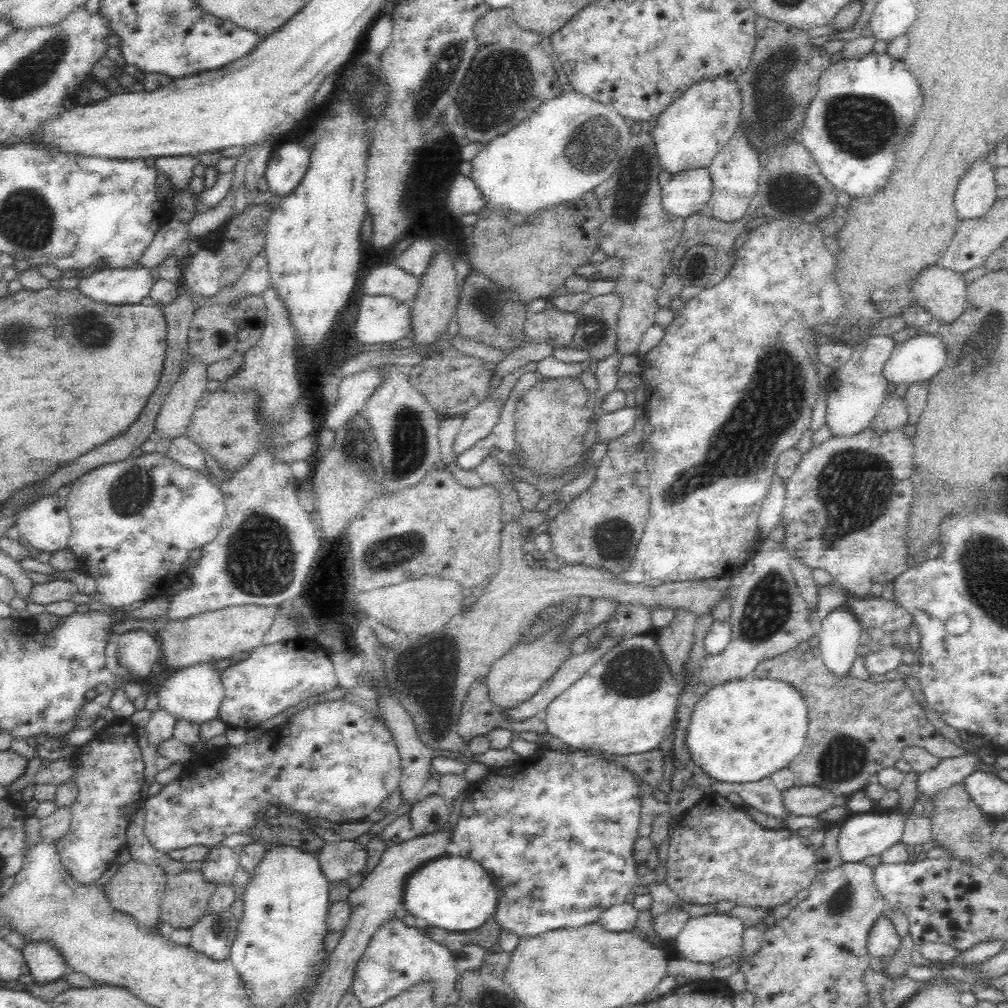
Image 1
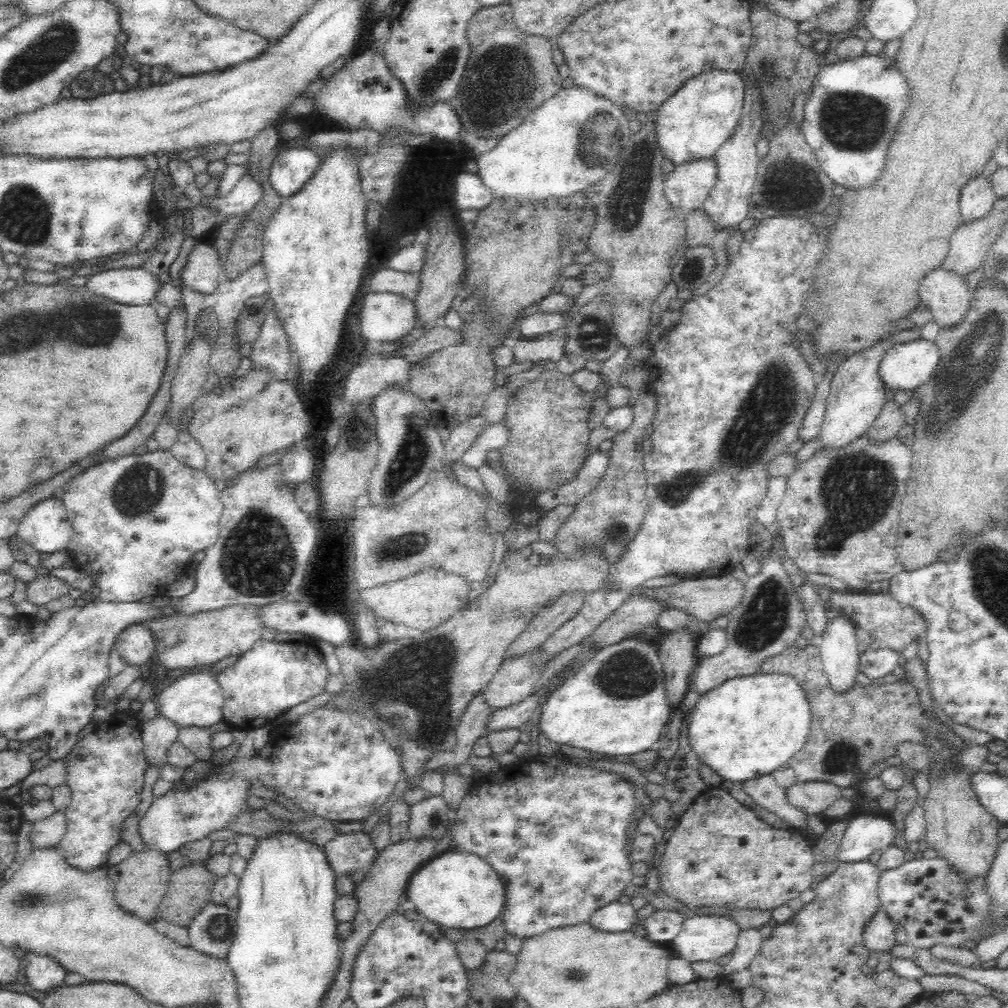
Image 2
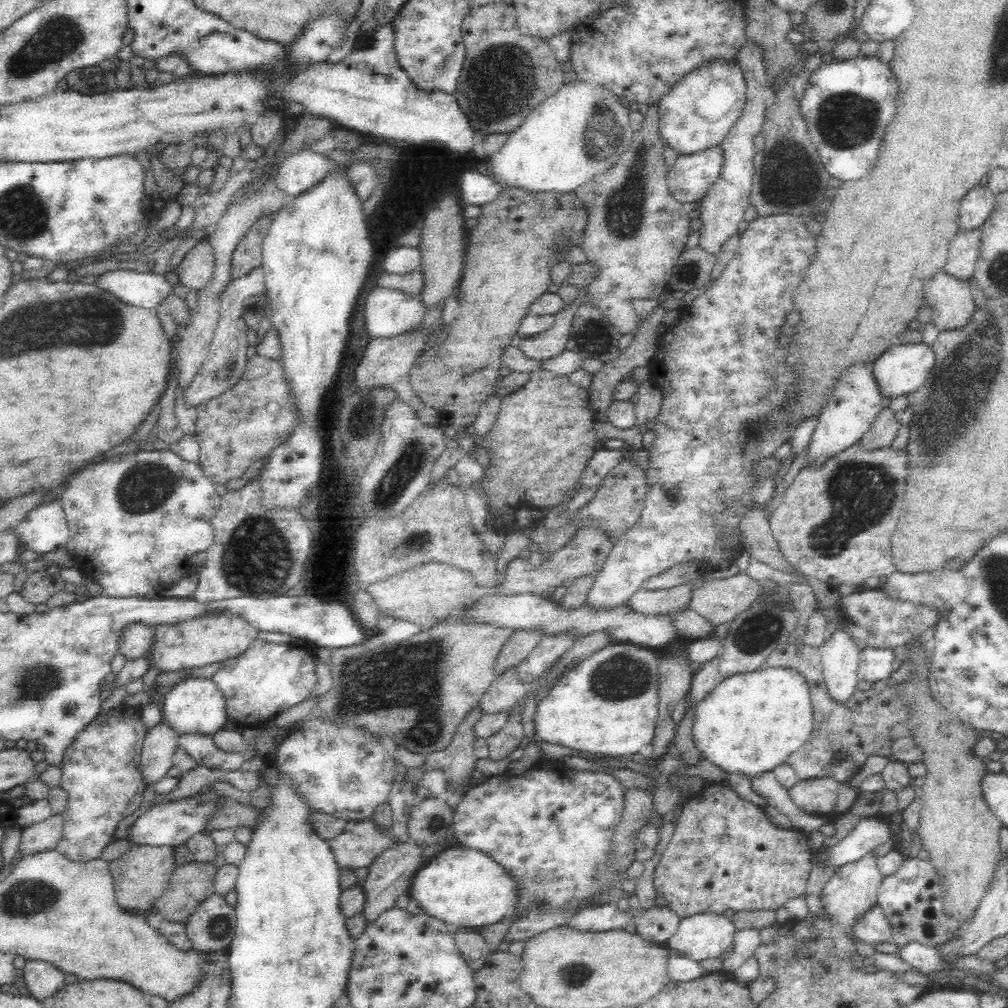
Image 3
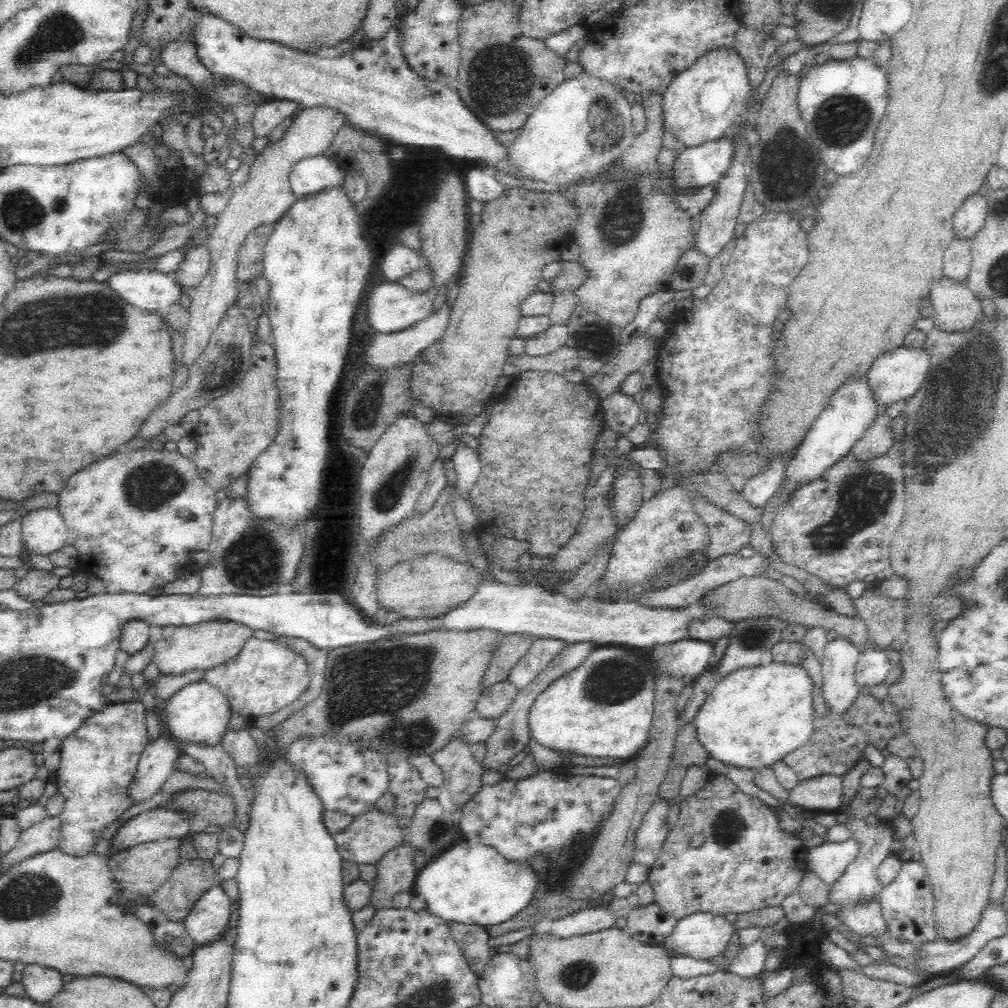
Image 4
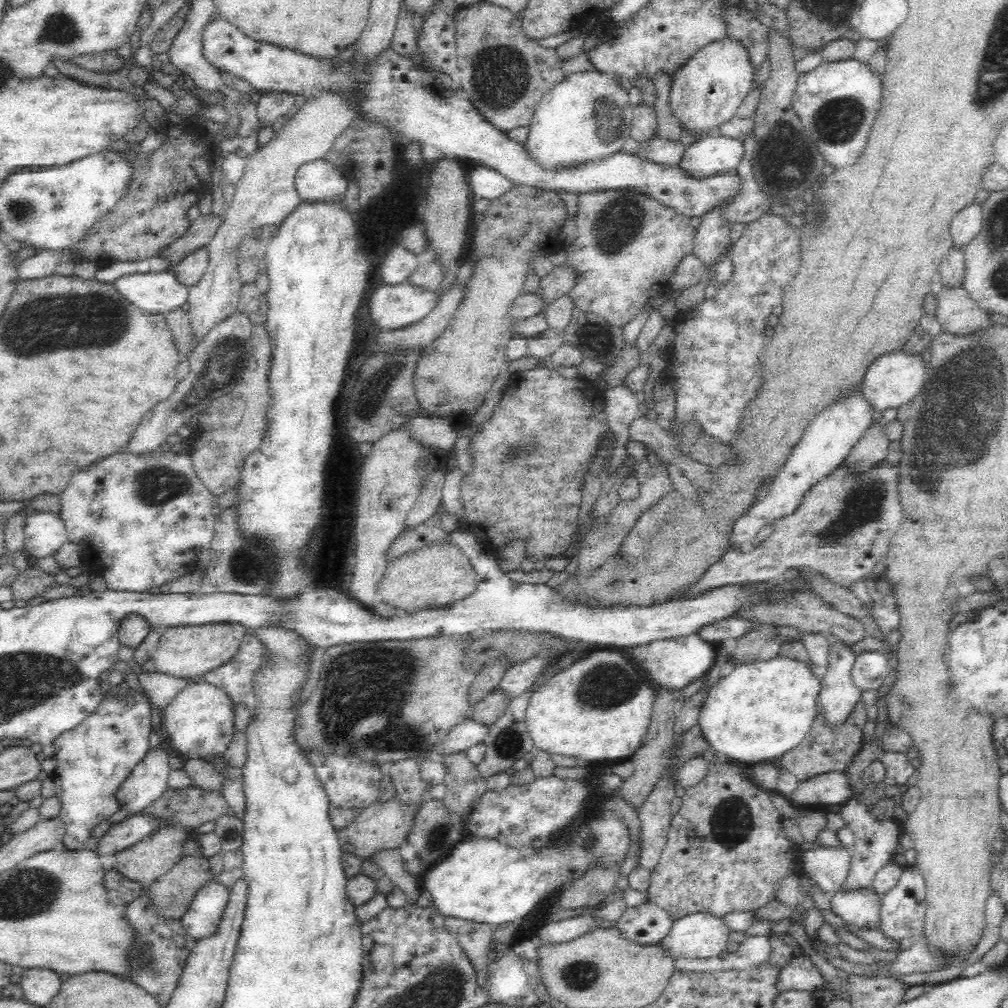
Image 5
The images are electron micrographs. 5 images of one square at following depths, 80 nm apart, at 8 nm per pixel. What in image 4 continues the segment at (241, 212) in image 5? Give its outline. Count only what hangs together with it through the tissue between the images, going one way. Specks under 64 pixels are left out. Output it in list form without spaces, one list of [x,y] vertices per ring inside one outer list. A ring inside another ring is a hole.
[[[312,105],[299,108],[284,136],[269,143],[256,156],[252,164],[246,164],[246,178],[231,192],[228,204],[214,222],[210,237],[203,243],[210,250],[210,268],[200,284],[186,289],[190,299],[189,324],[184,332],[183,364],[190,366],[199,352],[207,345],[209,336],[219,326],[223,317],[237,306],[241,287],[237,278],[237,250],[246,236],[258,226],[274,225],[292,208],[296,198],[290,184],[292,168],[306,158],[328,154],[338,131],[347,123],[348,115],[332,105]]]

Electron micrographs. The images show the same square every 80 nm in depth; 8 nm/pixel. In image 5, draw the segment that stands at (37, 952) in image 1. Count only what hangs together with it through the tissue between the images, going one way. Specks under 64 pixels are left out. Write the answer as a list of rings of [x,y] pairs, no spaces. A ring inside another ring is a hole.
[[[40,968],[24,969],[19,982],[24,992],[23,1000],[40,1007],[54,999],[62,983],[57,972]]]

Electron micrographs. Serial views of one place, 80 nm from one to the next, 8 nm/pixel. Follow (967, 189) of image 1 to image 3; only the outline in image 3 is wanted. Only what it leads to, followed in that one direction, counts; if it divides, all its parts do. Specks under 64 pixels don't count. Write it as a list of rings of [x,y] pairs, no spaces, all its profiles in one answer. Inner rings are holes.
[[[978,186],[968,192],[958,209],[958,228],[962,232],[973,232],[981,228],[994,206],[994,195],[989,188]]]

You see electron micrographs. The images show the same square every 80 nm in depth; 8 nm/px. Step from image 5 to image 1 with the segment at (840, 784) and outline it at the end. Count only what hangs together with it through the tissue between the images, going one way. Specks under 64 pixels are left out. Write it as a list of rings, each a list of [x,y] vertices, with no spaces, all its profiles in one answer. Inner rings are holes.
[[[819,785],[792,786],[783,791],[784,805],[798,816],[818,816],[834,804],[835,793]]]

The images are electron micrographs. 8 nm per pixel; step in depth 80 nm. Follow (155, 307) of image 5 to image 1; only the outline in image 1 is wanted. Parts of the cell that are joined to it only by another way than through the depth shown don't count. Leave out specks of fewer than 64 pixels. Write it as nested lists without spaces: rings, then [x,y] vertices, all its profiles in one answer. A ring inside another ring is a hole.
[[[143,267],[108,268],[94,271],[79,281],[78,288],[97,302],[136,305],[150,297],[156,280]]]

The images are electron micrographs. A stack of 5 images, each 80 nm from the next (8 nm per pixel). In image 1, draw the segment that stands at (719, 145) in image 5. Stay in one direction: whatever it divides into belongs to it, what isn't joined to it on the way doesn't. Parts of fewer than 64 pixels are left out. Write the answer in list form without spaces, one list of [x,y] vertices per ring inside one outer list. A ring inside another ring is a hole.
[[[710,167],[673,172],[661,192],[664,209],[681,217],[706,210],[713,184]]]

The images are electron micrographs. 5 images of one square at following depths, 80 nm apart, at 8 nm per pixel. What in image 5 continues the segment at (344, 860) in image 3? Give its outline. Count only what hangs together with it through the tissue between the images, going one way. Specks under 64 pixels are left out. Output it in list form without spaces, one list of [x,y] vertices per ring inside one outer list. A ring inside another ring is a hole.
[[[394,796],[388,800],[378,798],[371,802],[358,814],[355,821],[337,830],[338,839],[343,853],[356,854],[358,857],[367,859],[382,848],[398,848],[407,840],[408,833],[414,824],[416,812],[420,808],[420,800],[404,802]]]

